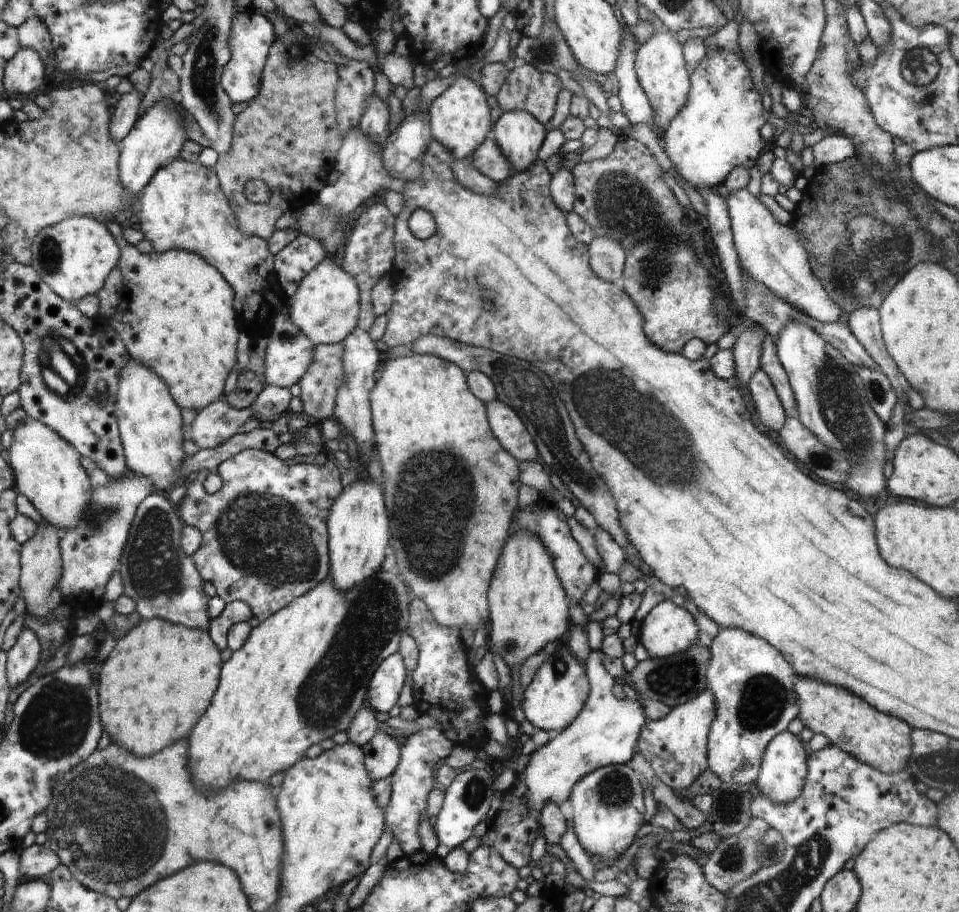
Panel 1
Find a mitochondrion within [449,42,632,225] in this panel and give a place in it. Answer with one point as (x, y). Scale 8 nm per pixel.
(542, 54)

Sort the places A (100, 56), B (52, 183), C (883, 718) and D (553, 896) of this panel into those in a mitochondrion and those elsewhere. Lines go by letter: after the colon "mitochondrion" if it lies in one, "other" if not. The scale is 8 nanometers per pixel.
A: other
B: other
C: other
D: other

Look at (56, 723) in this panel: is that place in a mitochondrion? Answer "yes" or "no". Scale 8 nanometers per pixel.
yes

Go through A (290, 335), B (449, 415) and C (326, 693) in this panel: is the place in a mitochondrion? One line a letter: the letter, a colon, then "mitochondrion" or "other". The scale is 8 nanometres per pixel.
A: mitochondrion
B: other
C: mitochondrion

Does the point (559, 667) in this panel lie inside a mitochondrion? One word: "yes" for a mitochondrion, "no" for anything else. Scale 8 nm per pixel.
yes

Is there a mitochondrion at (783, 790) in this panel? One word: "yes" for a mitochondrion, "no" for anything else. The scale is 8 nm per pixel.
no

